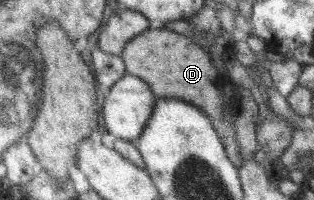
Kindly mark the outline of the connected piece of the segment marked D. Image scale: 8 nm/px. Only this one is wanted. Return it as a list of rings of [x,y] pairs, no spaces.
[[[153,26],[145,32],[142,32],[141,35],[137,35],[134,39],[131,39],[126,44],[125,51],[122,52],[122,57],[126,64],[126,71],[130,75],[140,76],[143,80],[146,80],[147,84],[150,84],[151,90],[159,99],[179,97],[180,99],[200,106],[211,117],[211,120],[214,121],[215,128],[218,128],[218,131],[223,136],[222,139],[226,144],[230,159],[239,167],[245,162],[239,155],[239,146],[237,145],[237,138],[235,138],[237,136],[235,134],[235,124],[233,124],[235,117],[233,116],[231,118],[231,112],[235,111],[234,103],[226,104],[226,100],[222,97],[224,95],[223,90],[221,90],[223,80],[219,84],[219,76],[221,74],[215,69],[209,51],[203,48],[201,44],[197,44],[192,38],[184,36],[183,34]]]

